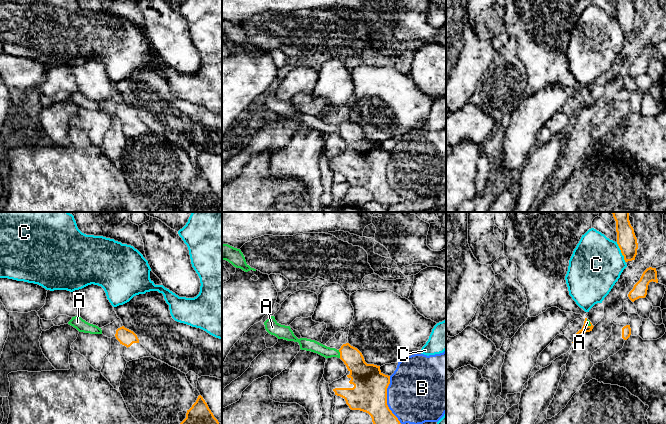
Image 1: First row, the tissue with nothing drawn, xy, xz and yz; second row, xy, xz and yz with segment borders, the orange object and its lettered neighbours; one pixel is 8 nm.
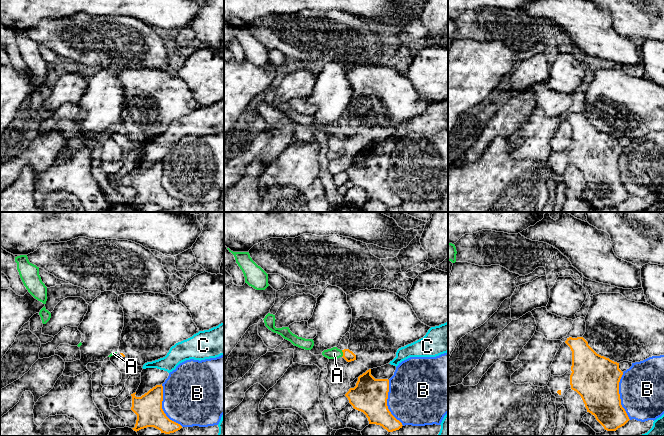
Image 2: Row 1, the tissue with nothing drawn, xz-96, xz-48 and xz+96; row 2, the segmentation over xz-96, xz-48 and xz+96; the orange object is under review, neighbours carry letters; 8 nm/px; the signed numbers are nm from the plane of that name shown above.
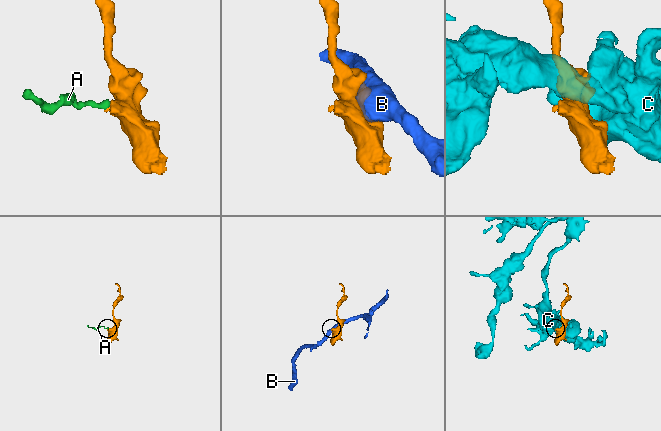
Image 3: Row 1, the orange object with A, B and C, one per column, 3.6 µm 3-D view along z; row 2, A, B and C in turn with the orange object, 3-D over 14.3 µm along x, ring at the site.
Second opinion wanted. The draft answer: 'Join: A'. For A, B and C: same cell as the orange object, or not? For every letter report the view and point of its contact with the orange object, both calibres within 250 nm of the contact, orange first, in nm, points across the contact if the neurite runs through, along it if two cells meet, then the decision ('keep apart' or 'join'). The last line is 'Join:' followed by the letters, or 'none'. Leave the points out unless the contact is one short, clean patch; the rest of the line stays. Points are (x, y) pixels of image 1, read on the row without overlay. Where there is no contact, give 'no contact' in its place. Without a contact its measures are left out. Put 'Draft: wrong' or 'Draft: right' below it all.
A: meets orange in xz at (340, 130); 200 nm thick on the orange side, 100 nm on the other; runs through xz (363, 151), (340, 130), (326, 128), (311, 121); join
B: meets orange in xz at (386, 176); 280 nm thick on the orange side, 460 nm on the other; keep apart
C: meets orange in yz at (621, 28); 160 nm thick on the orange side, 420 nm on the other; keep apart
Join: A
Draft: right

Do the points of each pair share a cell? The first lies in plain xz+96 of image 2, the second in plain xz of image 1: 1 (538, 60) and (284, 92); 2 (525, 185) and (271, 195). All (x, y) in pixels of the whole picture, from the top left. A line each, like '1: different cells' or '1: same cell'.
1: same cell
2: same cell

